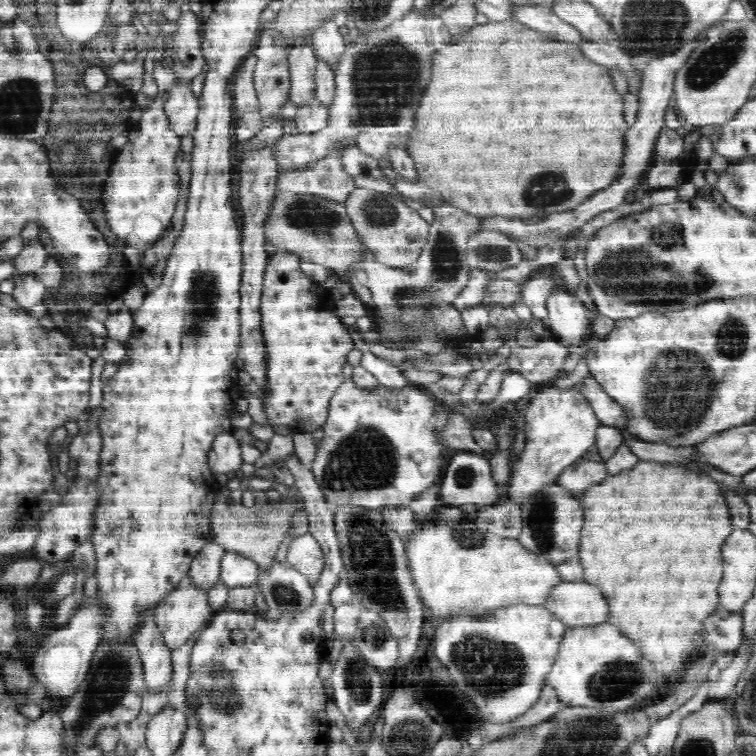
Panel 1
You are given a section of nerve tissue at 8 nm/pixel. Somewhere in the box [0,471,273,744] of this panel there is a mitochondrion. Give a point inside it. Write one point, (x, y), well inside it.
(223, 704)

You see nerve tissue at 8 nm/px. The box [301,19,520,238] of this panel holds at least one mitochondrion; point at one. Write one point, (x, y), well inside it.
(383, 88)

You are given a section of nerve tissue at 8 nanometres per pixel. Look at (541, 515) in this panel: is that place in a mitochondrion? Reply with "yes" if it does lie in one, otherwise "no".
yes

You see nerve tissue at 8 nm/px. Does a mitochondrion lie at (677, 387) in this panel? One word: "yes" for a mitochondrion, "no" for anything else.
yes

